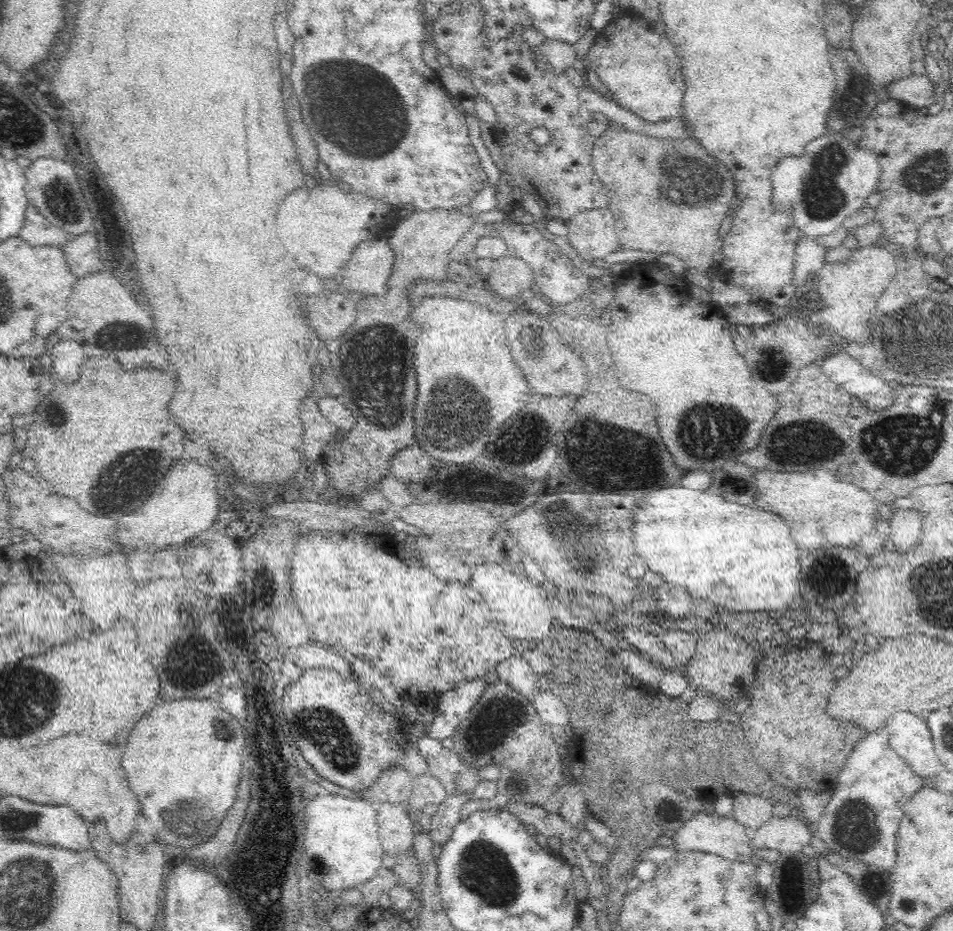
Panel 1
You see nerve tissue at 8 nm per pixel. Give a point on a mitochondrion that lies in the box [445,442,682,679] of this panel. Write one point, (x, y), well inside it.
(554, 513)

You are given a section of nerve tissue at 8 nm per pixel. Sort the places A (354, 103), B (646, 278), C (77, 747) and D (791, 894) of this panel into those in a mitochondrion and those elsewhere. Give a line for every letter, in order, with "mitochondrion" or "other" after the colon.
A: mitochondrion
B: other
C: other
D: other

